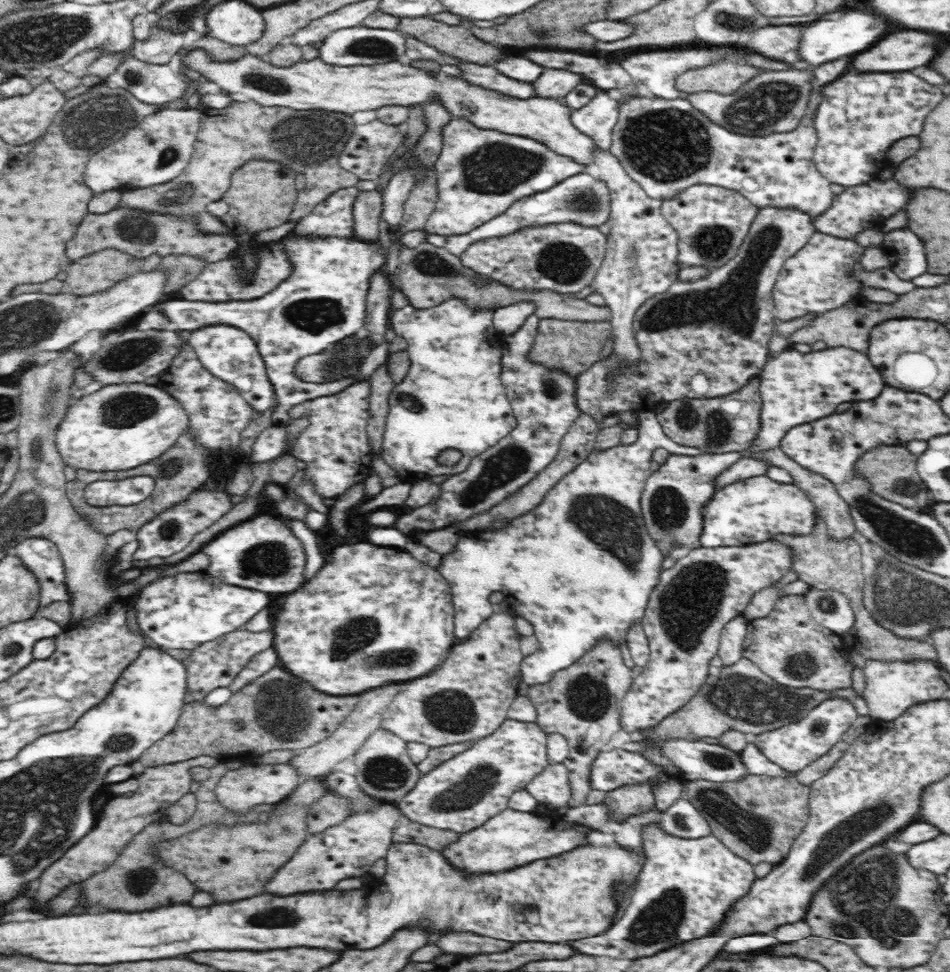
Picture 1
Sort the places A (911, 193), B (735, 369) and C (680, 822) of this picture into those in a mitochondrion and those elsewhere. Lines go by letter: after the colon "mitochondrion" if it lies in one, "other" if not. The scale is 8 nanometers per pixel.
A: other
B: other
C: mitochondrion

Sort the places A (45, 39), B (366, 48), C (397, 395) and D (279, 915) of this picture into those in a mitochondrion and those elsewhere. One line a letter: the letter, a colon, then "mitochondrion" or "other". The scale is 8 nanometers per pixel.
A: mitochondrion
B: mitochondrion
C: mitochondrion
D: mitochondrion

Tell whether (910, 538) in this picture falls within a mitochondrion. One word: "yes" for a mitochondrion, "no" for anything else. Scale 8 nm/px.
yes

